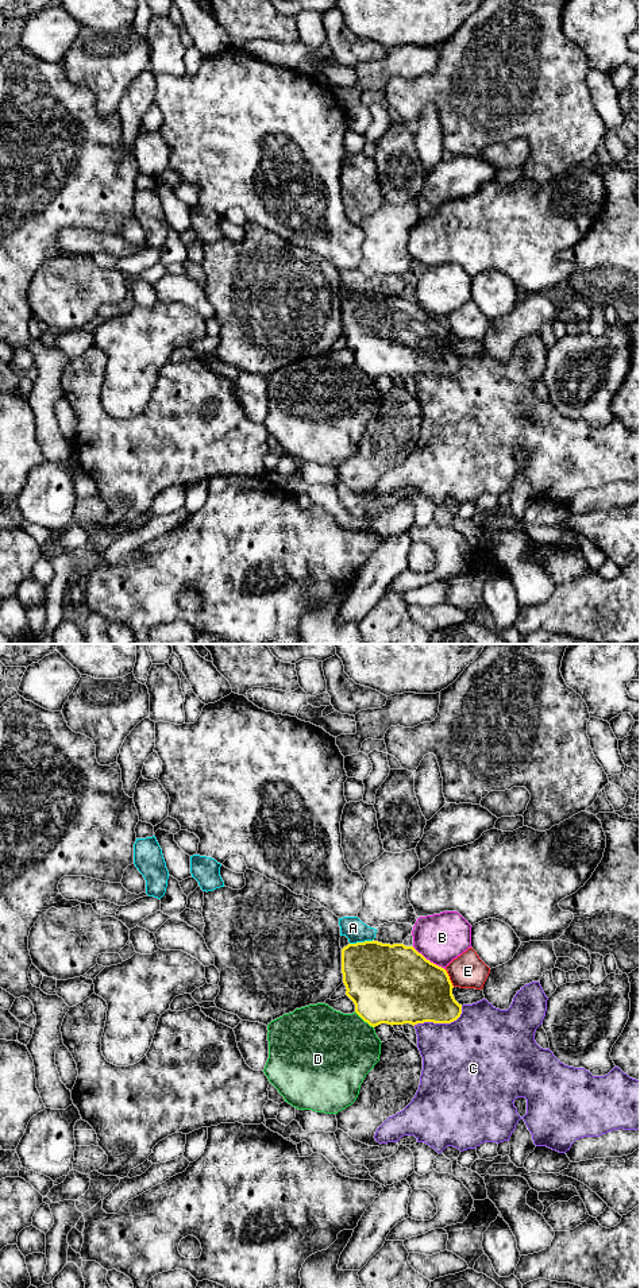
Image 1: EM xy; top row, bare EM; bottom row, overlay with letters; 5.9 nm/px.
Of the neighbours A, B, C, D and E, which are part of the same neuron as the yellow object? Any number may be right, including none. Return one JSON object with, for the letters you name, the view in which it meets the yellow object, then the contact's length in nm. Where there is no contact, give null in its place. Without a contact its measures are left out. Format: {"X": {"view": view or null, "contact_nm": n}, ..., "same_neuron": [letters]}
{"same_neuron": []}

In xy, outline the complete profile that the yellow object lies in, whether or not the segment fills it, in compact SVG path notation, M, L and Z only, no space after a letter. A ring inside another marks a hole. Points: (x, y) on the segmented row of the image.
M365 941L342 949L346 995L370 1026L451 1023L462 1014L447 971L404 944Z

